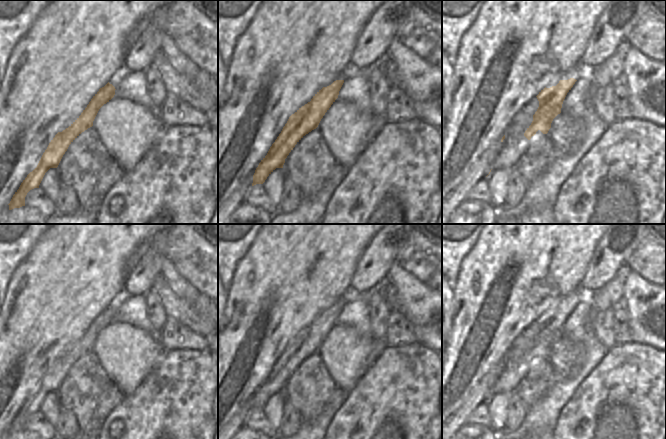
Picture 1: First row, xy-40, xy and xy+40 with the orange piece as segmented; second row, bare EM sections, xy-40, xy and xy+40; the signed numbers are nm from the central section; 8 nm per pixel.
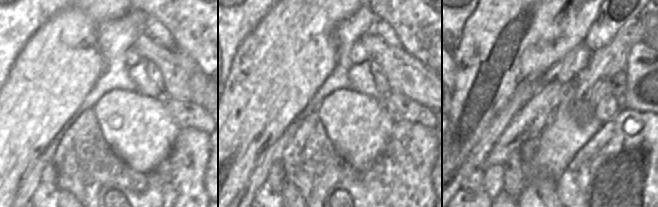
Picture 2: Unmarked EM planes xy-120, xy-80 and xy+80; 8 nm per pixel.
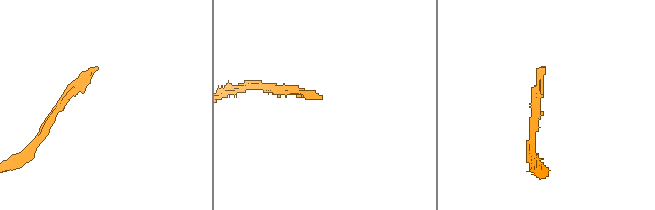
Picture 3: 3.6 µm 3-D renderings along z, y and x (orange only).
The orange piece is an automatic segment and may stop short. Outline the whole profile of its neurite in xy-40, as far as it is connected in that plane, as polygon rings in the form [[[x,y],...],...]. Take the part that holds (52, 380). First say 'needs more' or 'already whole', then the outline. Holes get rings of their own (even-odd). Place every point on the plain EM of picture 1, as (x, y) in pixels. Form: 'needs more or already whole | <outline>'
already whole | [[[109,306],[93,320],[81,339],[65,354],[58,356],[43,377],[37,391],[30,396],[13,419],[9,434],[25,430],[27,417],[39,412],[39,409],[50,392],[57,392],[69,369],[85,354],[93,350],[99,333],[115,319],[115,311]]]

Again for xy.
already whole | [[[336,304],[323,311],[310,326],[292,338],[281,357],[261,384],[253,399],[252,410],[263,408],[276,393],[283,392],[285,383],[295,369],[309,356],[316,353],[331,329],[338,322],[344,304]]]

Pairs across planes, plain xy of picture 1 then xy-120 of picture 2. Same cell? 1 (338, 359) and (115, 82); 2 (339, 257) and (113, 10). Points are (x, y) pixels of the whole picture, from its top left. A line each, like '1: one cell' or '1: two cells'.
1: two cells
2: one cell

